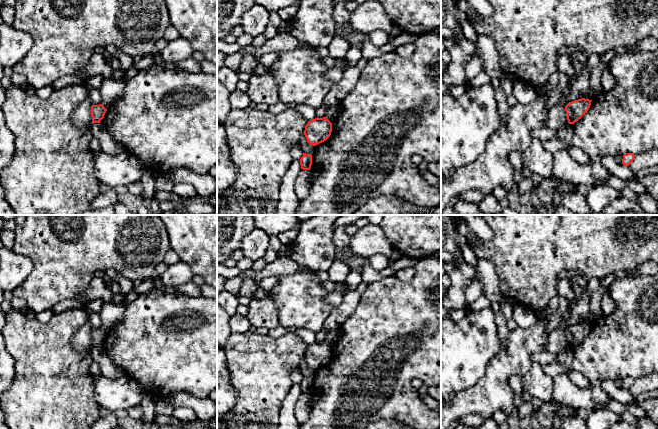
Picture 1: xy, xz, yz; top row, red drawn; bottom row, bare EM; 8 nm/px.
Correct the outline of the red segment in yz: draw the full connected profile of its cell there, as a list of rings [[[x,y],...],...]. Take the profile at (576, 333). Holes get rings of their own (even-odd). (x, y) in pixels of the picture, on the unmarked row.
[[[581,322],[569,326],[565,330],[566,341],[569,348],[574,348],[589,334],[591,325],[589,323]]]

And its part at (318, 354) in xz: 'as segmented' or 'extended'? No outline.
as segmented

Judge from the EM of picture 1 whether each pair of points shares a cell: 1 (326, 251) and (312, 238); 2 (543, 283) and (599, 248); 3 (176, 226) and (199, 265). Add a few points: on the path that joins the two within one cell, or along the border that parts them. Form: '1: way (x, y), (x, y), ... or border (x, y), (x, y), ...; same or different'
1: way (323, 249), (315, 241); same
2: way (554, 268), (574, 248), (584, 248); same
3: way (186, 236), (199, 249), (199, 255); same

